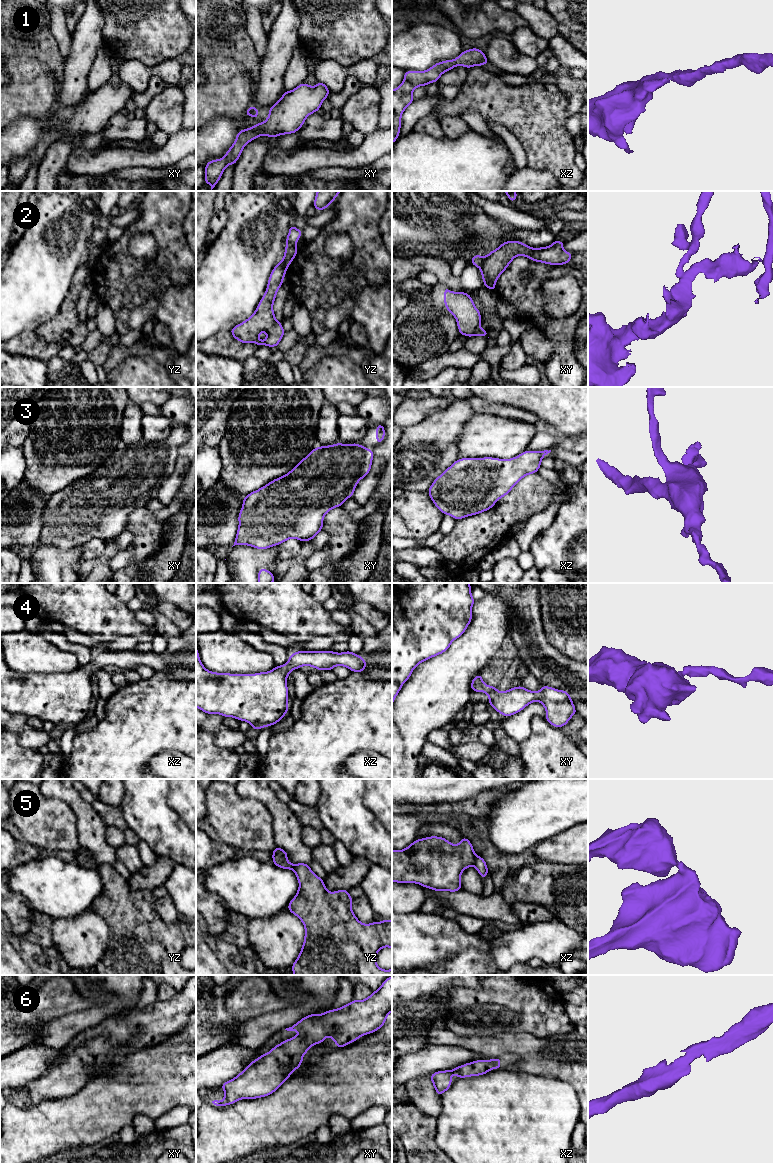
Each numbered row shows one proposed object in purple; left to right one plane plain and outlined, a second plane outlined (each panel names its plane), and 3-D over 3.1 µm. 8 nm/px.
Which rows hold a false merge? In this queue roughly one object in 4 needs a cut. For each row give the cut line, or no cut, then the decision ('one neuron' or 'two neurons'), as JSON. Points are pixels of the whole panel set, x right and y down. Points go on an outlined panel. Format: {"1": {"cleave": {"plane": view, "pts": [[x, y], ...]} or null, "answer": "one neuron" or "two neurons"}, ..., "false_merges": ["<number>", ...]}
{"1": {"cleave": null, "answer": "one neuron"}, "2": {"cleave": {"plane": "xy", "pts": [[485, 257], [480, 268]]}, "answer": "two neurons"}, "3": {"cleave": null, "answer": "one neuron"}, "4": {"cleave": null, "answer": "one neuron"}, "5": {"cleave": {"plane": "xz", "pts": [[477, 856], [472, 865]]}, "answer": "two neurons"}, "6": {"cleave": null, "answer": "one neuron"}, "false_merges": ["2", "5"]}

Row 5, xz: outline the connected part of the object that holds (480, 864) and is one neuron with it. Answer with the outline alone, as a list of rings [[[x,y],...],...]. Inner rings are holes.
[[[477,856],[473,866],[477,869],[478,873],[484,880],[489,871],[485,860],[481,856]]]

